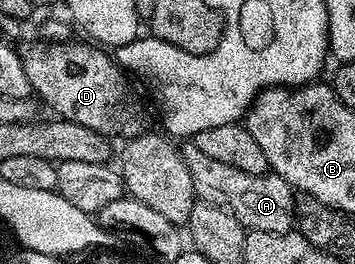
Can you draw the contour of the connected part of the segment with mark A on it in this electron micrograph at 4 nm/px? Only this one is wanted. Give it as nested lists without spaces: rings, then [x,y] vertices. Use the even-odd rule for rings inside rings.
[[[191,141],[183,144],[182,154],[199,202],[229,211],[248,231],[286,233],[296,227],[297,192],[281,175],[242,173],[242,169],[234,169],[234,165],[225,165],[223,161],[202,153],[202,149],[198,149]]]

